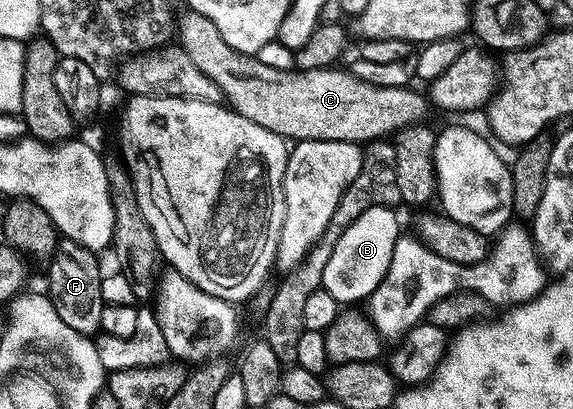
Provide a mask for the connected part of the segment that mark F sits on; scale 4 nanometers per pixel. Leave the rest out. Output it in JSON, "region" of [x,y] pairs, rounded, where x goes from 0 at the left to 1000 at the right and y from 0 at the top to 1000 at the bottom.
{"region":[[[110,584],[92,631],[86,638],[84,704],[80,721],[105,770],[108,787],[145,822],[162,824],[175,812],[180,733],[176,729],[176,672],[169,623],[136,601],[127,587]]]}

